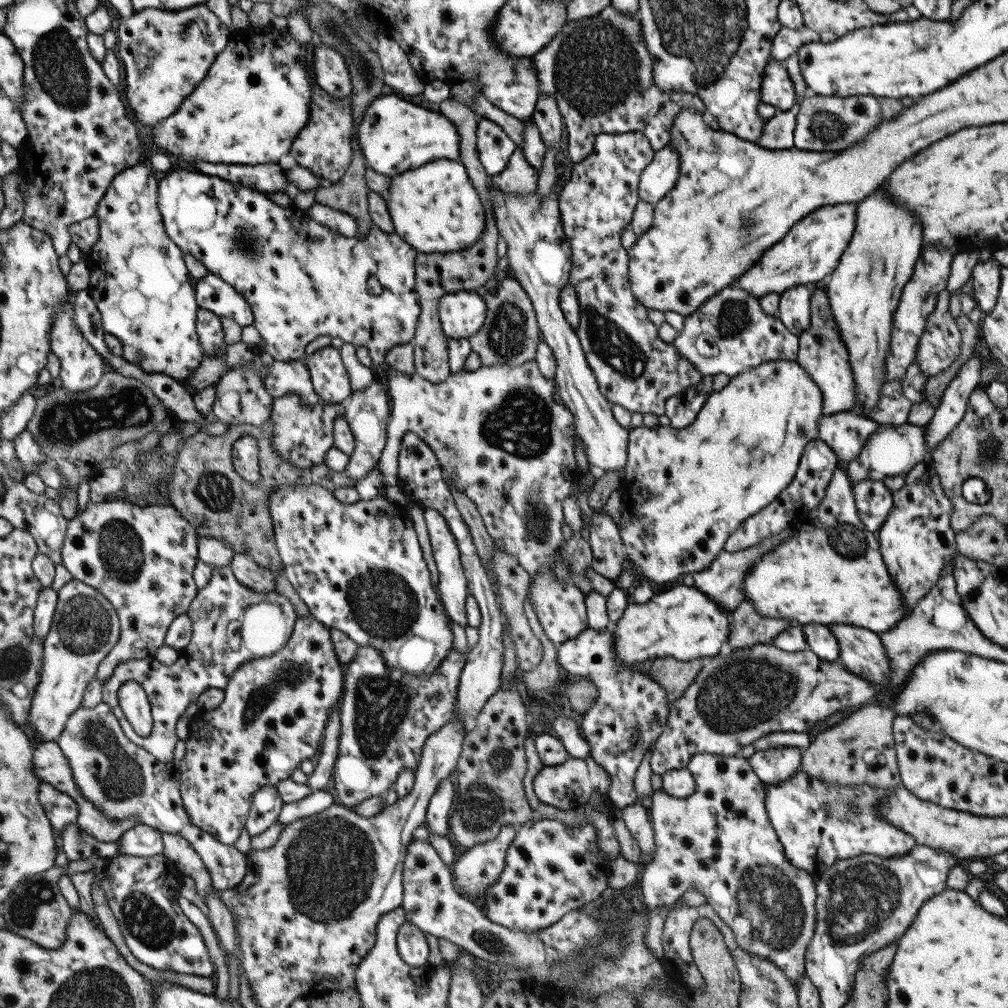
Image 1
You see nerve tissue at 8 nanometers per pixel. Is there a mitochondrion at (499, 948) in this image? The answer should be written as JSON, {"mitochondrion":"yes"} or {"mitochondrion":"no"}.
{"mitochondrion":"yes"}

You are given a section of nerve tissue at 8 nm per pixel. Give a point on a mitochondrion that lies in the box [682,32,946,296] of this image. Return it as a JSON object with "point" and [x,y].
{"point":[826,126]}

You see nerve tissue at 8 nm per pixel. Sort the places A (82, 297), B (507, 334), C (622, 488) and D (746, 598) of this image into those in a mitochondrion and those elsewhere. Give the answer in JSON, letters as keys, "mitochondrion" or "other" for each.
{"A":"other","B":"mitochondrion","C":"other","D":"other"}

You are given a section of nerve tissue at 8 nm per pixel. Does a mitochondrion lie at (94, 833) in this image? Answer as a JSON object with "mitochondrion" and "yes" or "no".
{"mitochondrion":"no"}

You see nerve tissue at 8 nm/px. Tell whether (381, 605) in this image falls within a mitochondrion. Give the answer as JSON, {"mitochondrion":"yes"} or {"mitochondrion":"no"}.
{"mitochondrion":"yes"}

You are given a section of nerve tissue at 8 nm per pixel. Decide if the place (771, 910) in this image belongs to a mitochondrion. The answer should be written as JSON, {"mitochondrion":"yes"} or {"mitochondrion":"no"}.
{"mitochondrion":"yes"}

